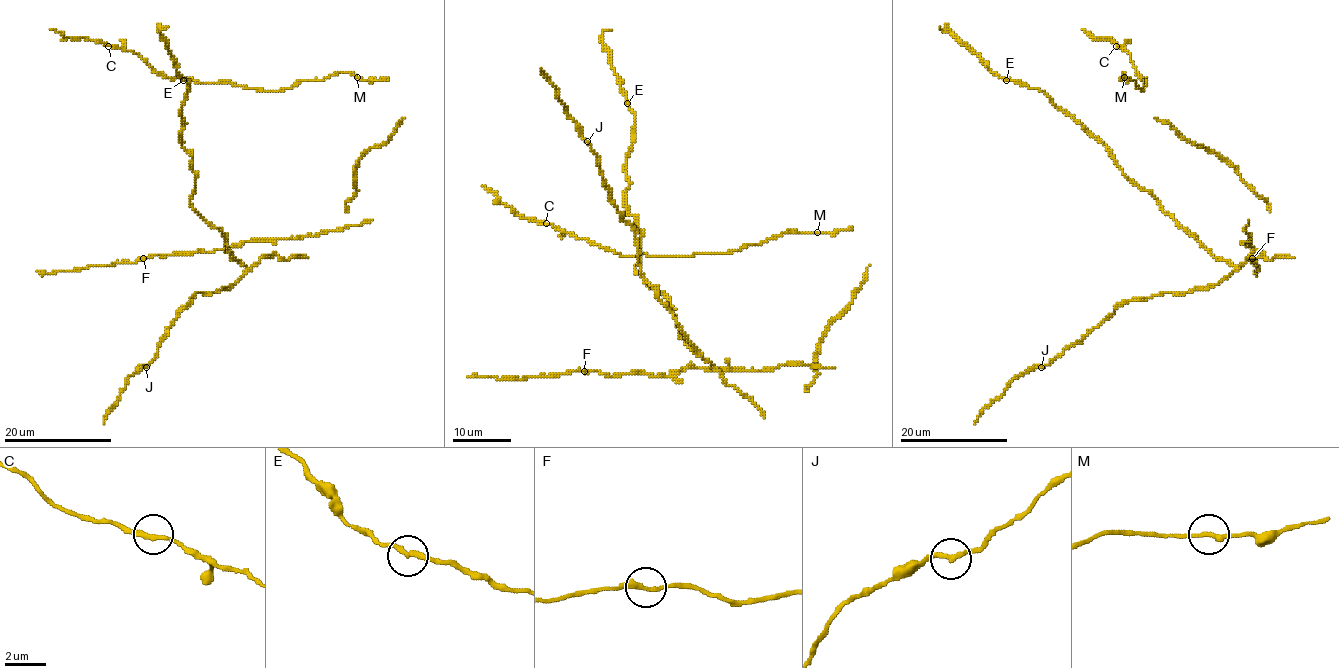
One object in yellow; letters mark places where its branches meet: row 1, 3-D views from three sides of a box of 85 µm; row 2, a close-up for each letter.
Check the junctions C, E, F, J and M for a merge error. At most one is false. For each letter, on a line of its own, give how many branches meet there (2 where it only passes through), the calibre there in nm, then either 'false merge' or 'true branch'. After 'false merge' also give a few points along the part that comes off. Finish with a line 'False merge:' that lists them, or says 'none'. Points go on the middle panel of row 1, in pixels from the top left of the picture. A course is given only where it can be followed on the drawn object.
C: branches 2; calibre 240 nm; true branch
E: branches 2; calibre 260 nm; true branch
F: branches 2; calibre 240 nm; true branch
J: branches 2; calibre 240 nm; true branch
M: branches 2; calibre 240 nm; true branch
False merge: none

